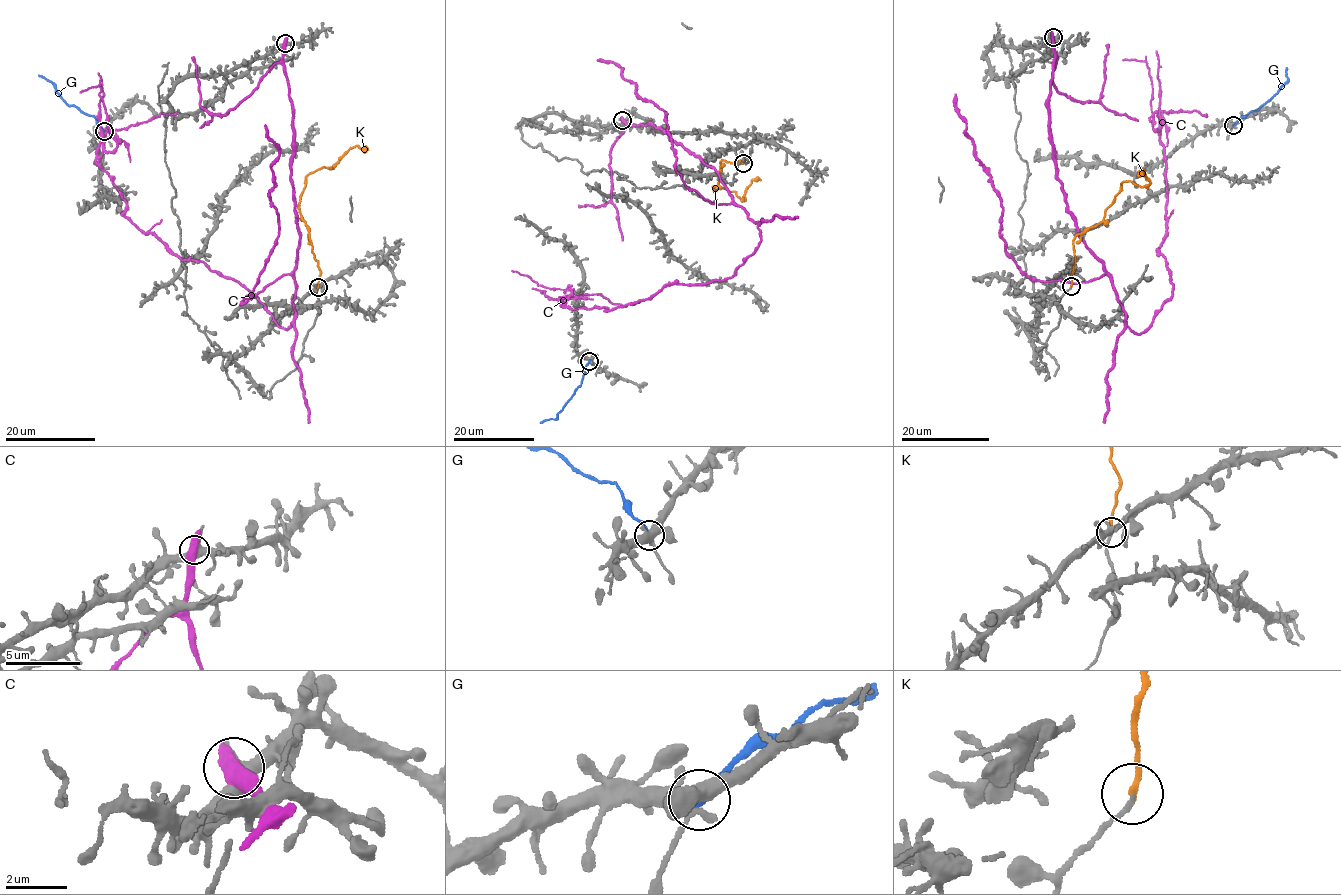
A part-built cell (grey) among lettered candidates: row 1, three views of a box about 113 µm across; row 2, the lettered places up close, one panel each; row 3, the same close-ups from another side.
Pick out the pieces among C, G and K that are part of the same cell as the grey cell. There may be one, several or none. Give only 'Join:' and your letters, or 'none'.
Join: K

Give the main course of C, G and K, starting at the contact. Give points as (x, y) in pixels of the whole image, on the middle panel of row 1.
C: (623, 120), (715, 169), (759, 223), (755, 250), (730, 277), (609, 310), (565, 306), (572, 289), (511, 270)
G: (589, 361), (582, 383), (556, 418), (540, 423)
K: (742, 163), (721, 160), (714, 191), (724, 187), (744, 200), (751, 181), (761, 180)

